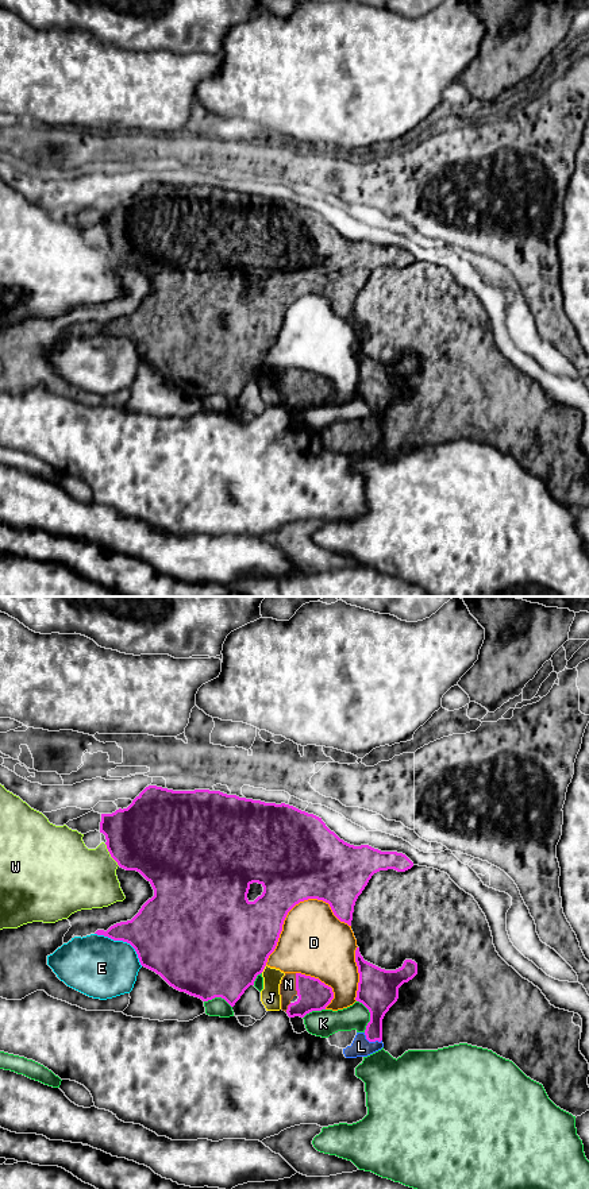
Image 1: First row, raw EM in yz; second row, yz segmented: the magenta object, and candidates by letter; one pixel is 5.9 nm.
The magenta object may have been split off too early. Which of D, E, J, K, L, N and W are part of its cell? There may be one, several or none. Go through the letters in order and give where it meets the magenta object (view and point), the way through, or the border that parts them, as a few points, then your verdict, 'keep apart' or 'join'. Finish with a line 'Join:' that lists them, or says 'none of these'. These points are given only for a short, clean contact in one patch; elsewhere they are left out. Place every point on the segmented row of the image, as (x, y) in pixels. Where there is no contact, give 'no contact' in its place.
D: yz (295, 904) | keep apart
E: yz (123, 941) | keep apart
J: yz (264, 968) | keep apart
K: yz (370, 1015) | keep apart
L: yz (372, 1041) | join
N: yz (296, 984) | join
W: yz (110, 853) | keep apart
Join: L, N

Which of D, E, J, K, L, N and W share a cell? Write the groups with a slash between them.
D J / E / K / L N / W

